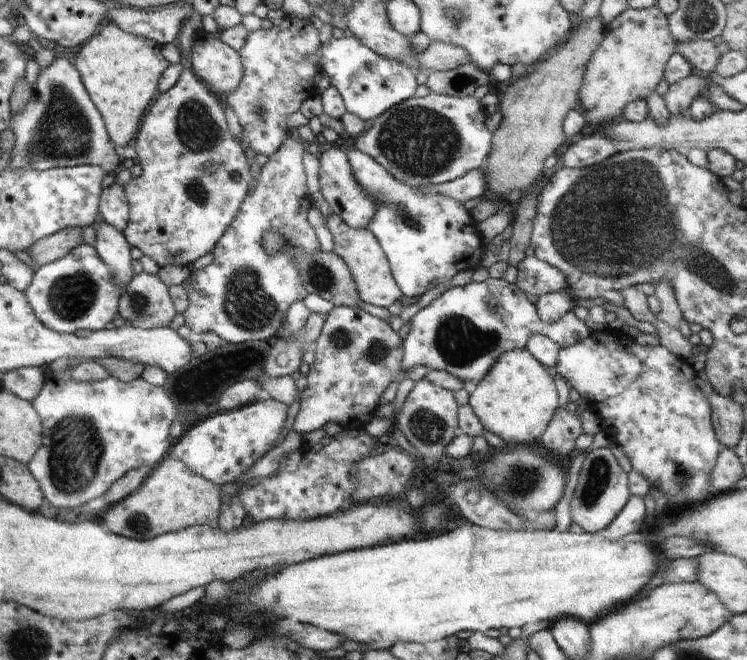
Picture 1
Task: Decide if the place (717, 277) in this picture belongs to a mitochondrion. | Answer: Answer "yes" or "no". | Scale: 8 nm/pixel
yes

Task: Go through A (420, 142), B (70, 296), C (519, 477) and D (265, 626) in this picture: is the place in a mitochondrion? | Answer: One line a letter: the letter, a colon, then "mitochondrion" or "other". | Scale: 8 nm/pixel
A: mitochondrion
B: mitochondrion
C: mitochondrion
D: other

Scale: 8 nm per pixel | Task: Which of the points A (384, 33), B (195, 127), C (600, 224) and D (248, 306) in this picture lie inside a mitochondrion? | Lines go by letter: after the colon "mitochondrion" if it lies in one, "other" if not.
A: other
B: mitochondrion
C: mitochondrion
D: mitochondrion

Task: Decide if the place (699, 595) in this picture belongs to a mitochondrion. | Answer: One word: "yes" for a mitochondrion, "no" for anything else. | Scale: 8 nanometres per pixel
no

